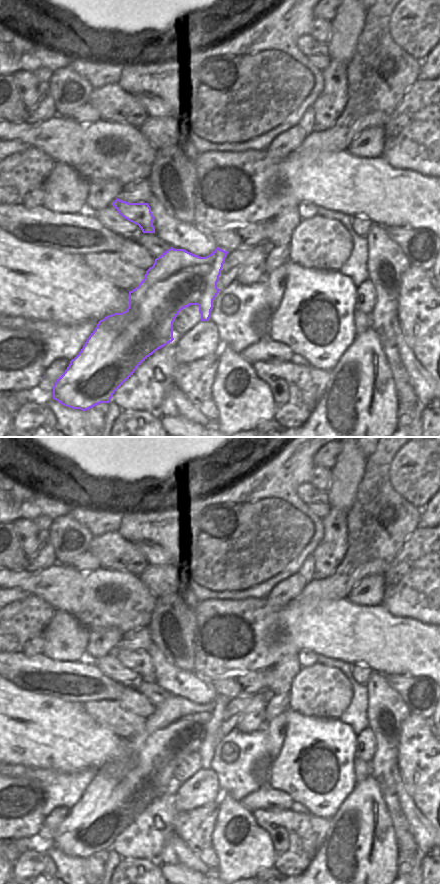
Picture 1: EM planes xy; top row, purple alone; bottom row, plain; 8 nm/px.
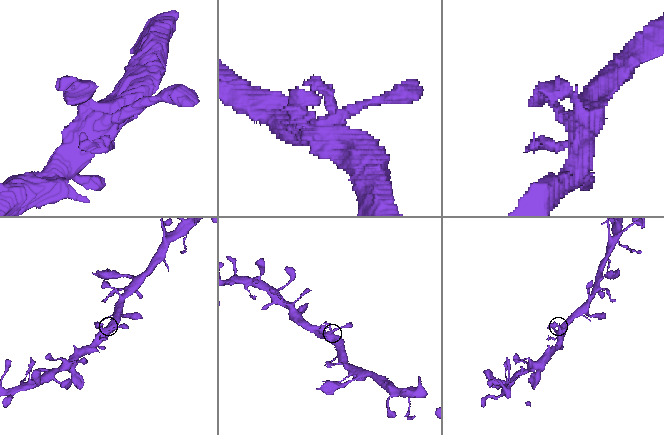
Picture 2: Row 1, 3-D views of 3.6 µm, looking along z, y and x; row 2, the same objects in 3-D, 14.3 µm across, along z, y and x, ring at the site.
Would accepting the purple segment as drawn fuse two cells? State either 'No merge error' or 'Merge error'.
No merge error.

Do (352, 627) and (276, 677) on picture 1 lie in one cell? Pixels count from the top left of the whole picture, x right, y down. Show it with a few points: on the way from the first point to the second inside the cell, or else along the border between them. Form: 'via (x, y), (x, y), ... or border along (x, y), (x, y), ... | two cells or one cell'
via (330, 628), (313, 628), (286, 655) | one cell

